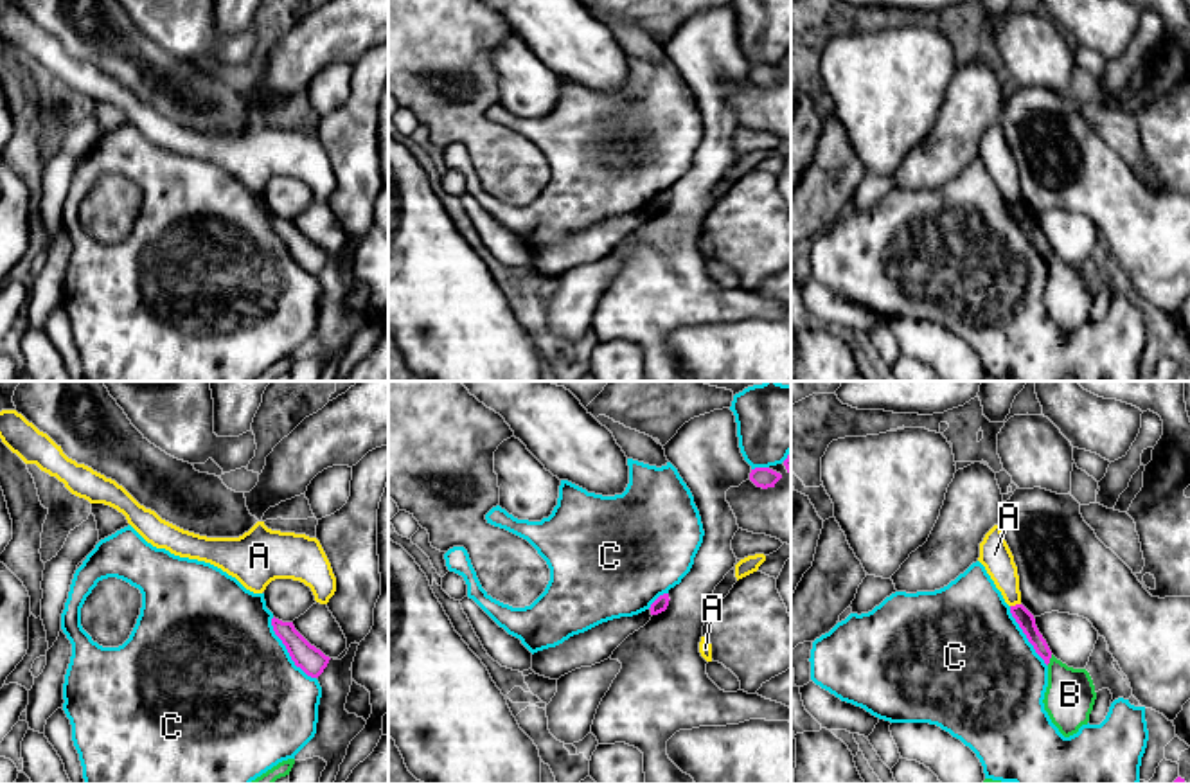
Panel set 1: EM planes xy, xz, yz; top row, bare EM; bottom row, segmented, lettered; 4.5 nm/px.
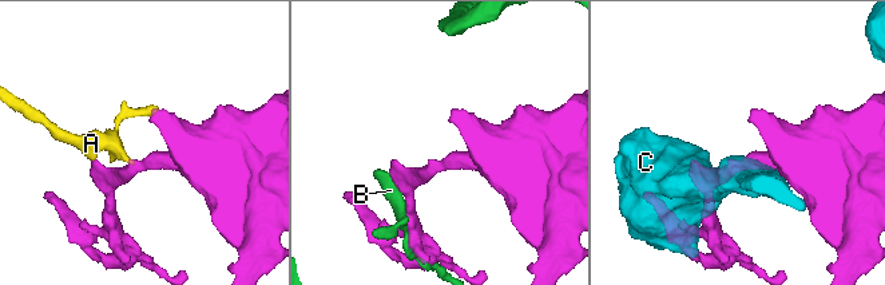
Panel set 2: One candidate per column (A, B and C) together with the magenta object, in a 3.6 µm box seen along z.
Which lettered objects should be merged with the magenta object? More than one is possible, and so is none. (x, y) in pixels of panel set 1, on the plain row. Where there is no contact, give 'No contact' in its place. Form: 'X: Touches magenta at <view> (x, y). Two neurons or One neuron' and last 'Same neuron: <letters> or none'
A: Touches magenta at yz (1016, 202). Two neurons
B: Touches magenta at yz (1048, 258). Two neurons
C: Touches magenta at xy (288, 249). Two neurons
Same neuron: none

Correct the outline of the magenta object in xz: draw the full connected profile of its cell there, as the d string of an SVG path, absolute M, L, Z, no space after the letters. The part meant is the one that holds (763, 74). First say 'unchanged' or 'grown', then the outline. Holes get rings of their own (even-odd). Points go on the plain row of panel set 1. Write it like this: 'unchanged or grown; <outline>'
unchanged; M755 65L750 70L750 77L762 86L775 85L780 76L782 72L769 65Z

